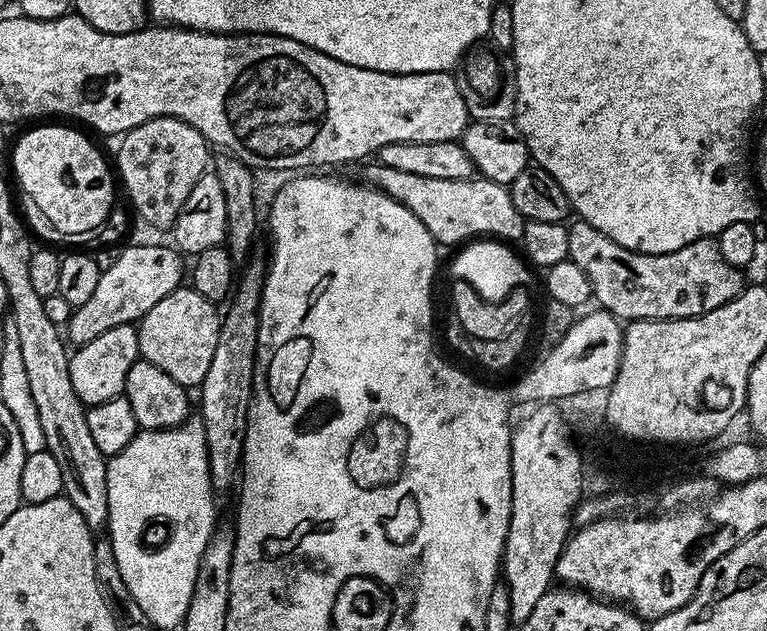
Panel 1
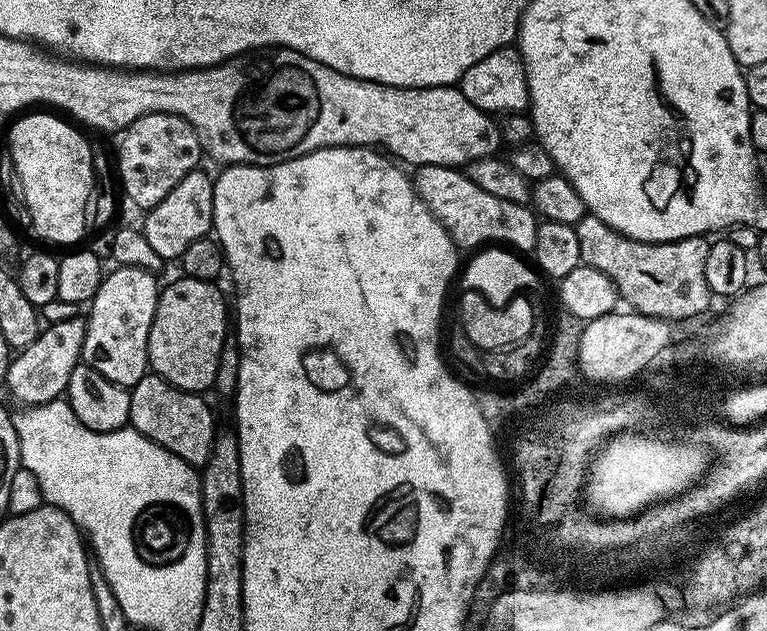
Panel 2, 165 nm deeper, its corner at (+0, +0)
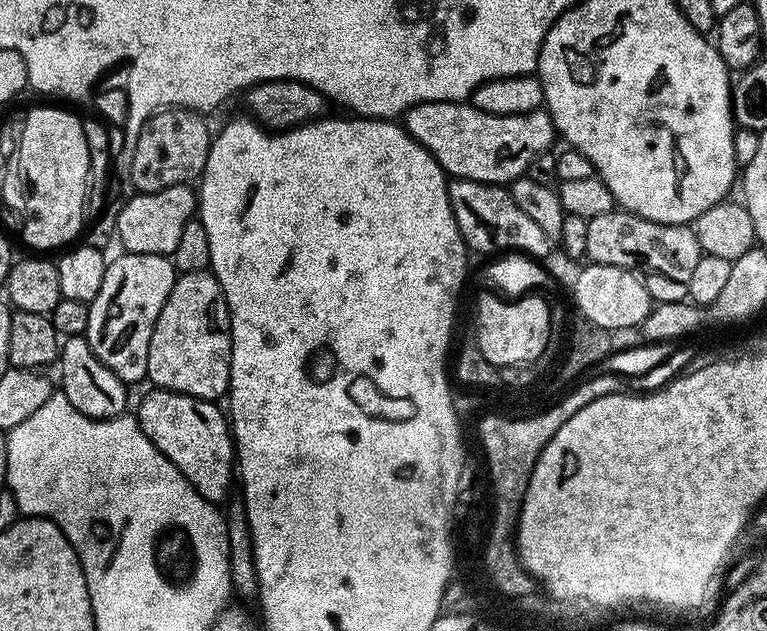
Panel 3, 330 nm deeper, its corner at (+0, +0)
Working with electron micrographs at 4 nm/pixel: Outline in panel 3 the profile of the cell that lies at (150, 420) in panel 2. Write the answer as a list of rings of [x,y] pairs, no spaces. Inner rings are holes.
[[[153,387],[140,400],[140,409],[134,412],[139,420],[146,438],[178,466],[181,474],[202,494],[202,498],[213,502],[224,502],[229,499],[232,484],[234,488],[234,441],[230,431],[230,420],[225,409],[219,403],[187,396],[181,392],[171,392],[165,388]]]

